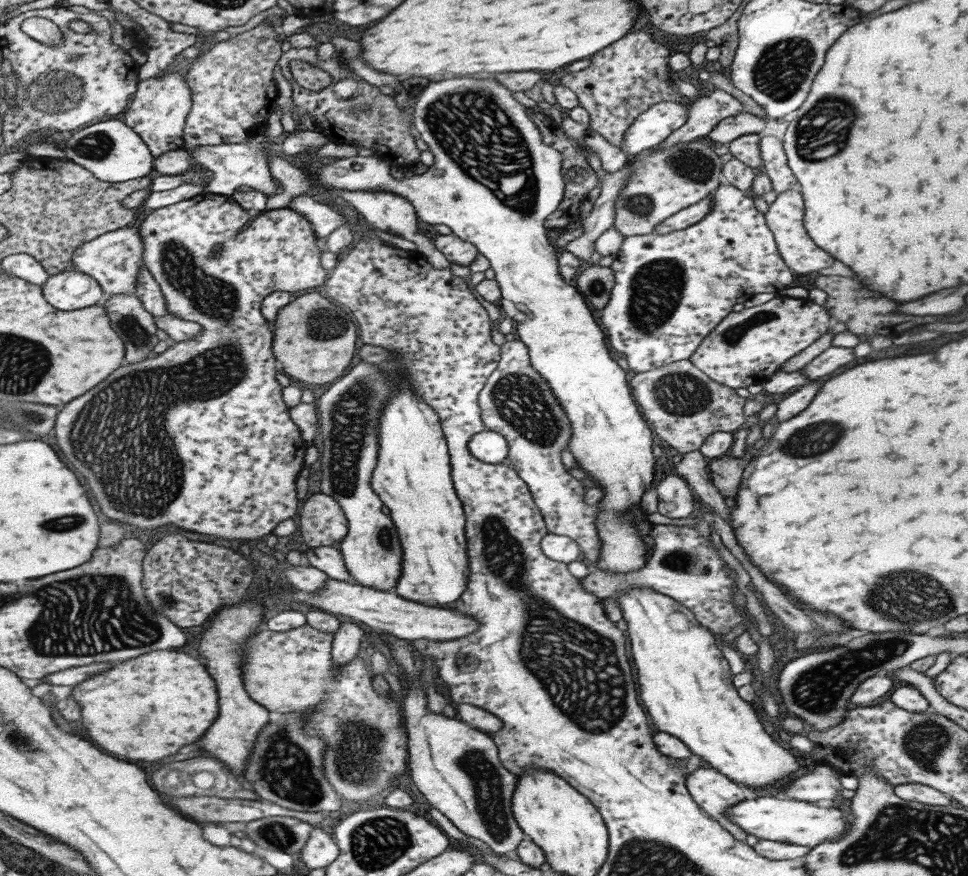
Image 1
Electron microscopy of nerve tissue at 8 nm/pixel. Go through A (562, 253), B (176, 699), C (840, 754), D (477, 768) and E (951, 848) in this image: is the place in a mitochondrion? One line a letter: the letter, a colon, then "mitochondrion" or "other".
A: other
B: other
C: other
D: mitochondrion
E: mitochondrion

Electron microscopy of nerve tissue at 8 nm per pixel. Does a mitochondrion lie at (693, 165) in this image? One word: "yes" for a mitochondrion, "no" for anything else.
yes

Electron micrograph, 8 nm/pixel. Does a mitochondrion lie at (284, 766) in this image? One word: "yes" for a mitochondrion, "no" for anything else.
yes

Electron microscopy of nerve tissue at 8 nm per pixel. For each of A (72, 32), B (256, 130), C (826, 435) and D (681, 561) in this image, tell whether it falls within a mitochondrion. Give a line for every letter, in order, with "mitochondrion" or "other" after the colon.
A: other
B: other
C: mitochondrion
D: mitochondrion

